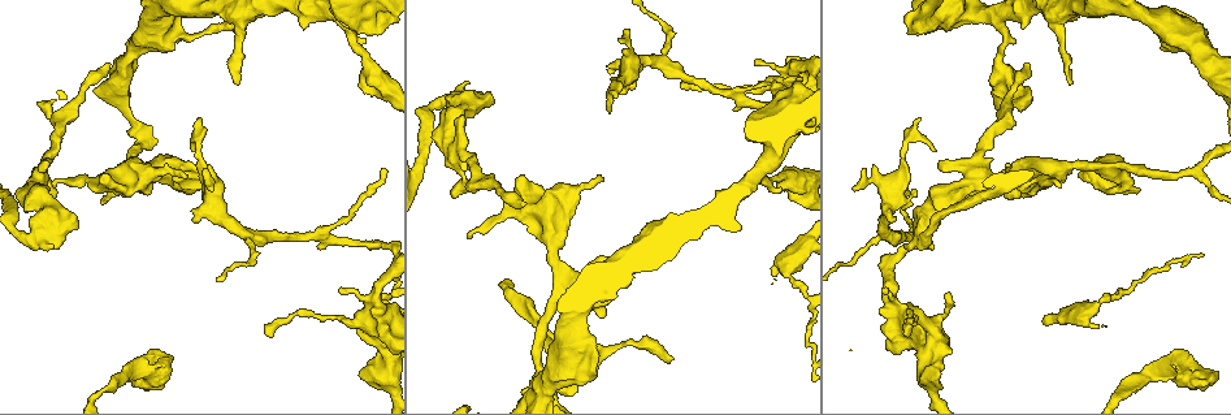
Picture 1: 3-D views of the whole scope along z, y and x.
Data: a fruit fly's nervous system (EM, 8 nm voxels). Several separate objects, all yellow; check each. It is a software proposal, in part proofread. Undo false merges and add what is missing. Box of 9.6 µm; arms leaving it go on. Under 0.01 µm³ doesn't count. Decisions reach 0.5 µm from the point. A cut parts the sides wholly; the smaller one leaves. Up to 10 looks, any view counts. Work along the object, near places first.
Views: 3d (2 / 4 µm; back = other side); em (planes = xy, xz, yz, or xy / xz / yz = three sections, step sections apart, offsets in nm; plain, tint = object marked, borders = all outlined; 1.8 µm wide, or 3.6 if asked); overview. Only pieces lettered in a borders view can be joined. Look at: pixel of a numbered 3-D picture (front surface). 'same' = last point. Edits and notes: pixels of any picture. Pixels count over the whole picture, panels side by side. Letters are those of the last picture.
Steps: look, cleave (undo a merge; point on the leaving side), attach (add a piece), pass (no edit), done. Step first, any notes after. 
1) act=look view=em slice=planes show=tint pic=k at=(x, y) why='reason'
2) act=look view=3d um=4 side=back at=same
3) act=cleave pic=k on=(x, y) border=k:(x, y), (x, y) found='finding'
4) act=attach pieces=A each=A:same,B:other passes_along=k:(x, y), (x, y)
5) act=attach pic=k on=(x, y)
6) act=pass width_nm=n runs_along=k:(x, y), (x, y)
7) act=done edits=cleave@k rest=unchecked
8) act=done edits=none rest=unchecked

act=look view=3d um=4 pic=1 at=(466, 82) why='branch stops here'

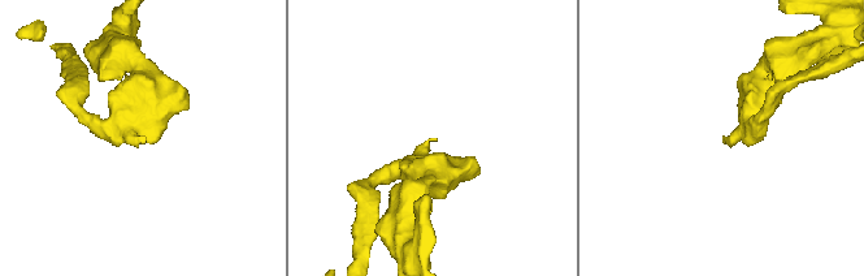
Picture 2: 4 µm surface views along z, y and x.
act=look view=em slice=xy step=4 show=borders pic=2 at=(144, 139) why='shape alone is not enough'

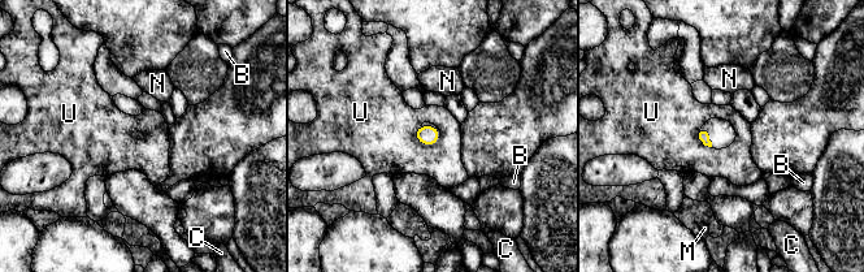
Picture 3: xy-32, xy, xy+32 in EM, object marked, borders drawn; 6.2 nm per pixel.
act=pass longest_contact=U:170nm each=B:other,C:other,M:other,N:other,U:other found='no lettered piece goes on from it'

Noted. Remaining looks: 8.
act=look view=3d um=4 pic=1 at=(523, 206) why='long arm stops here'

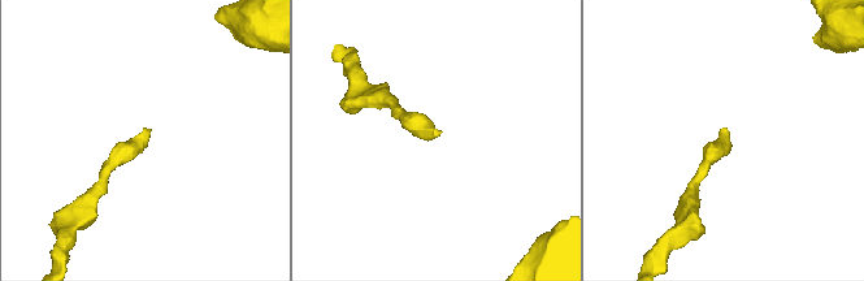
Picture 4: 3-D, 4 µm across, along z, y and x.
act=look view=em slice=yz step=8 show=borders pic=4 at=(437, 136) why='now the EM'

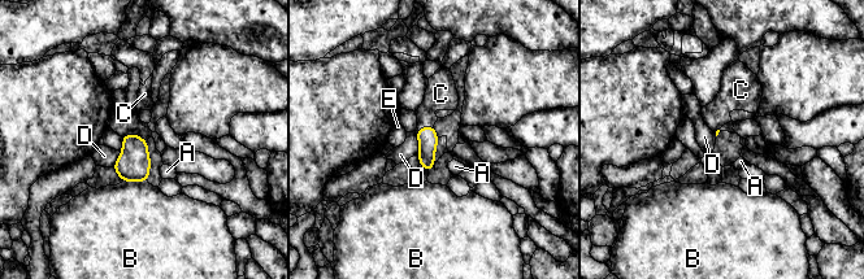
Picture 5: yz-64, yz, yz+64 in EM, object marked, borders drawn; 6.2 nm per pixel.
act=look view=em slice=planes show=borders at=same

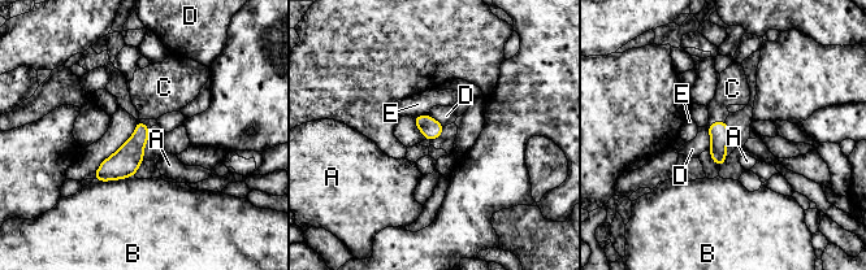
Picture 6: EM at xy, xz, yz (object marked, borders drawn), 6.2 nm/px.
act=attach pieces=C longest_contact=B:260nm each=A:other,B:other,C:same,D:other,E:other passes_along=6:(719, 135), (717, 122), (732, 88) found='the neuron continues'

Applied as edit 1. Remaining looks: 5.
act=look view=overview why='redraw'

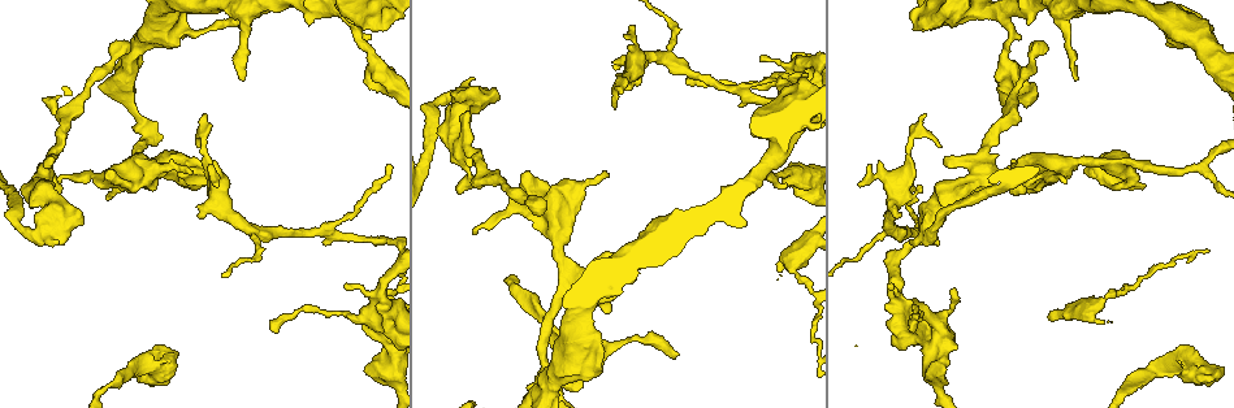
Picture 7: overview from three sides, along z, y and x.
act=look view=3d um=4 pic=7 at=(121, 174) why='four or more arms meet'

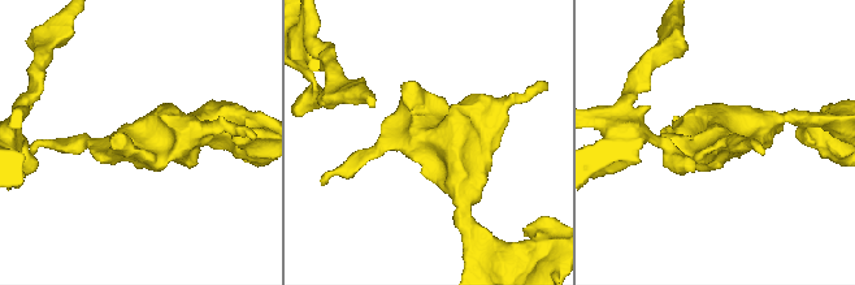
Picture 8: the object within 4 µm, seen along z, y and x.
act=look view=em um=3.6 slice=yz step=16 show=tint pic=8 at=(714, 139)

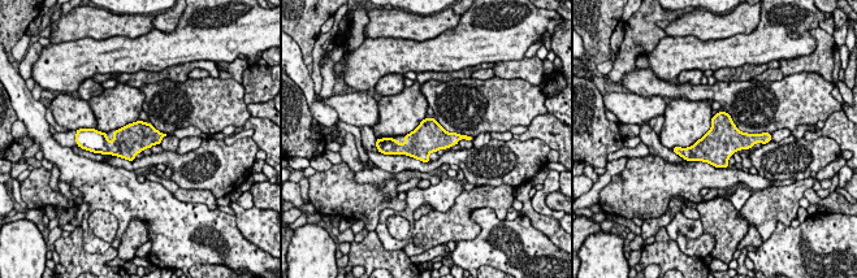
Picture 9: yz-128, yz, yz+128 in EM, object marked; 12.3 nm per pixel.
act=look view=em um=3.6 slice=planes show=borders at=same

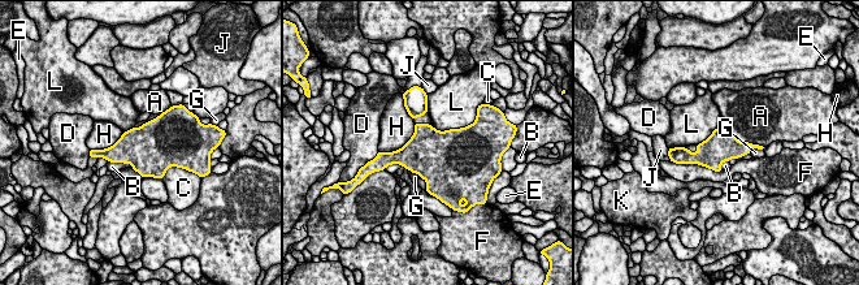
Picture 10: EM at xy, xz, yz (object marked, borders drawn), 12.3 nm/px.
act=pass each=A:other,B:other,C:other,D:other,E:other,F:other,G:other,H:other,J:other,K:other,L:other border=10:(468, 125), (445, 130), (434, 128) found='all the same neuron'

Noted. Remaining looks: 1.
act=look view=em slice=planes show=borders pic=7 at=(459, 192) why='free end'

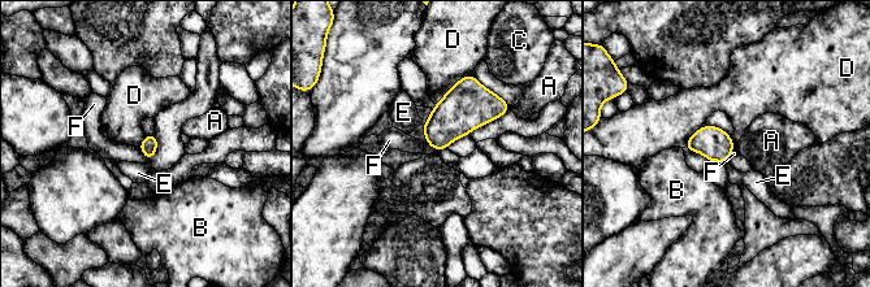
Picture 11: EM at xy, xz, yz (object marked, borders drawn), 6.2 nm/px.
act=pass longest_contact=D:300nm each=A:other,B:other,C:other,D:other,E:other,F:other border=11:(471, 73), (462, 77), (436, 104) found='none of them fits'

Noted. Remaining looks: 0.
act=done edits=attach@6 rest=unchecked

